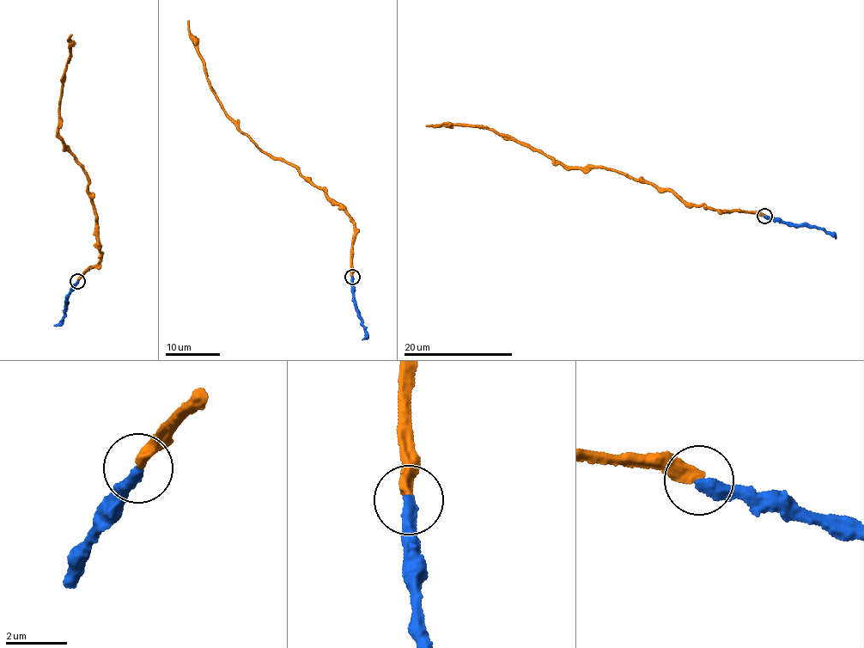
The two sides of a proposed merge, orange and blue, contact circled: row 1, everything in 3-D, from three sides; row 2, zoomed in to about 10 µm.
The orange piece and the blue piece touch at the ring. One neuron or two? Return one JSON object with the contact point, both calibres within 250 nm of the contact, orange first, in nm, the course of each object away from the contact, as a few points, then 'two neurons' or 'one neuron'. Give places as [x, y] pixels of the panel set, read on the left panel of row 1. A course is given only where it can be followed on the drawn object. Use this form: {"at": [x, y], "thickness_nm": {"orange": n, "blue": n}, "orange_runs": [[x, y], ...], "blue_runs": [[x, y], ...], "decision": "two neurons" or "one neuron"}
{"at": [77, 281], "thickness_nm": {"orange": 400, "blue": 360}, "orange_runs": [[77, 281], [102, 257], [88, 186], [58, 131], [66, 63], [73, 45], [70, 35]], "blue_runs": [[77, 281], [64, 302], [63, 315], [53, 326]], "decision": "one neuron"}

